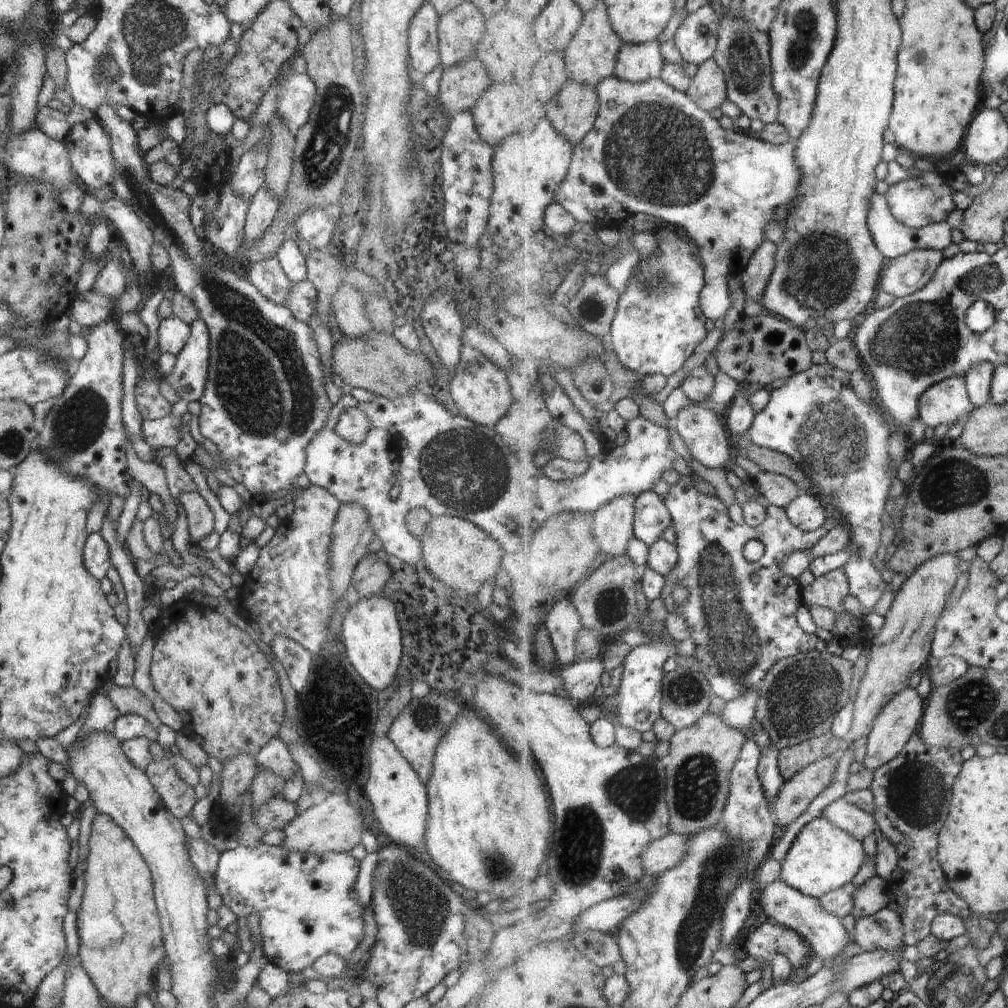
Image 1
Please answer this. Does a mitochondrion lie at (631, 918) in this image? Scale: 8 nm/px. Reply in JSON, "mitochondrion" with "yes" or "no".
{"mitochondrion":"no"}

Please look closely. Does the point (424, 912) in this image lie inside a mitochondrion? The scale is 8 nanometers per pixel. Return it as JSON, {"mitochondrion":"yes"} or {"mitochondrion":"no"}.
{"mitochondrion":"yes"}

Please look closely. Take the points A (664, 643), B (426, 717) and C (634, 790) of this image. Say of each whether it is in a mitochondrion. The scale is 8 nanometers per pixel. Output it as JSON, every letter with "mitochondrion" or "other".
{"A":"other","B":"mitochondrion","C":"mitochondrion"}

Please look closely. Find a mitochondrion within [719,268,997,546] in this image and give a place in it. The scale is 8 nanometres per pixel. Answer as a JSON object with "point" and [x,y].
{"point":[919,340]}

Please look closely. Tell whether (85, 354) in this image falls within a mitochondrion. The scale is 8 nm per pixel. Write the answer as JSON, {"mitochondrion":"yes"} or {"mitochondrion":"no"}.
{"mitochondrion":"no"}

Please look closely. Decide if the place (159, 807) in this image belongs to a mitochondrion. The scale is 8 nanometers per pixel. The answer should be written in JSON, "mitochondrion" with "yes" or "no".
{"mitochondrion":"no"}

